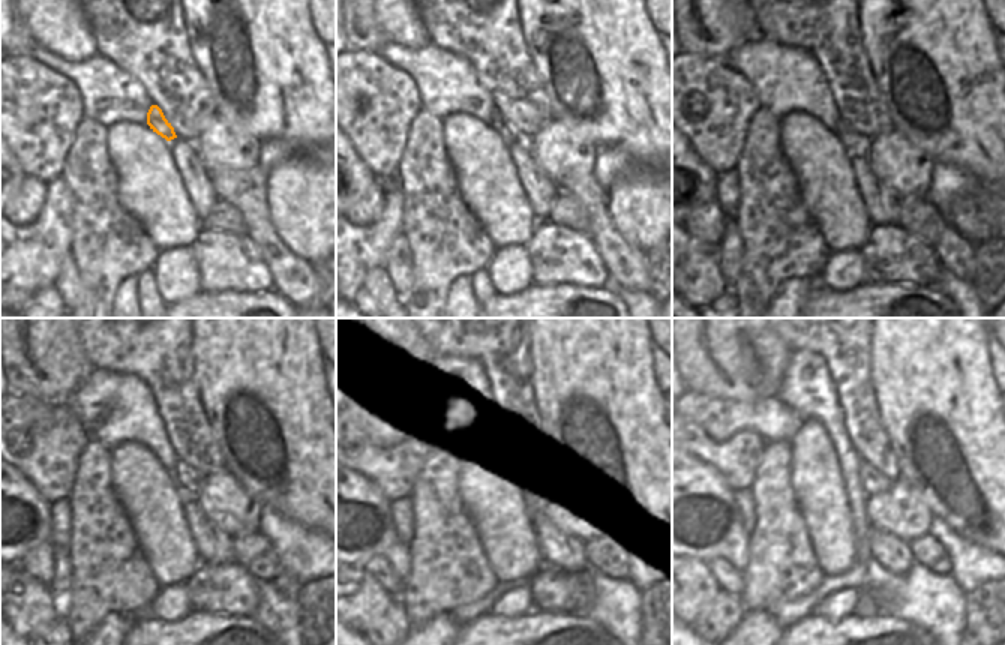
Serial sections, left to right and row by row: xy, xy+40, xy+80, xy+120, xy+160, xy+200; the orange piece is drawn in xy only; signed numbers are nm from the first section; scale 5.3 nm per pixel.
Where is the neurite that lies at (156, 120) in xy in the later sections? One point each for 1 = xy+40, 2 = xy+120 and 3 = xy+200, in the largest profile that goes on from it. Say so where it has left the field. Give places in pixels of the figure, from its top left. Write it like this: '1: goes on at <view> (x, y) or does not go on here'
1: goes on at xy+40 (498, 123)
2: goes on at xy+120 (188, 479)
3: goes on at xy+200 (872, 482)

